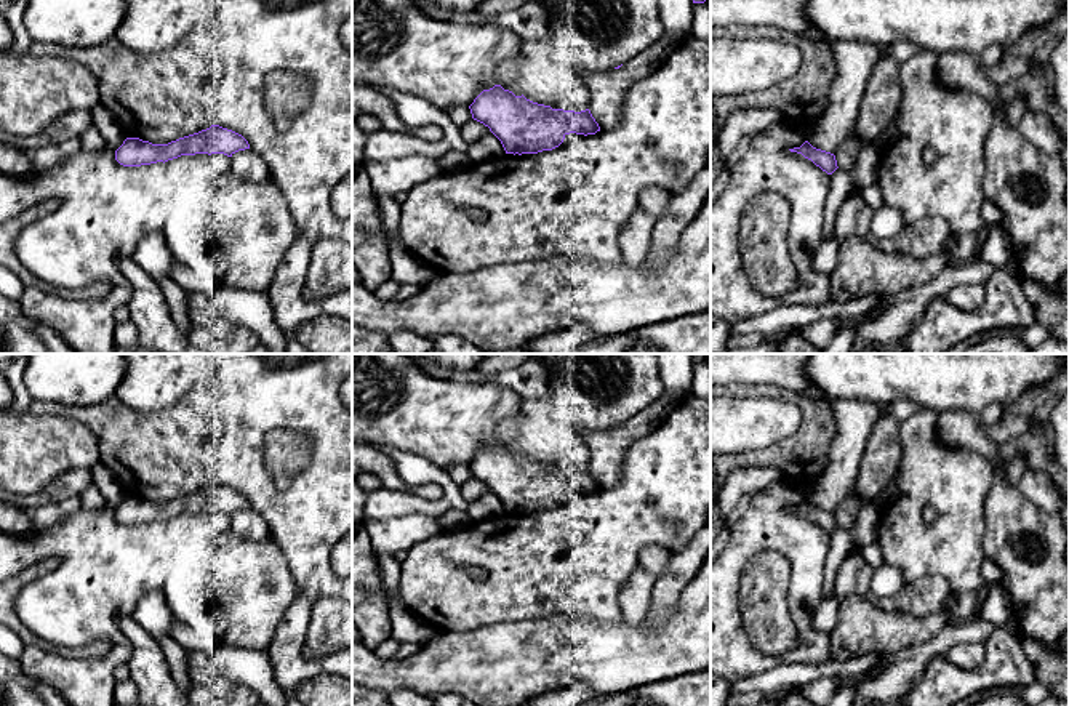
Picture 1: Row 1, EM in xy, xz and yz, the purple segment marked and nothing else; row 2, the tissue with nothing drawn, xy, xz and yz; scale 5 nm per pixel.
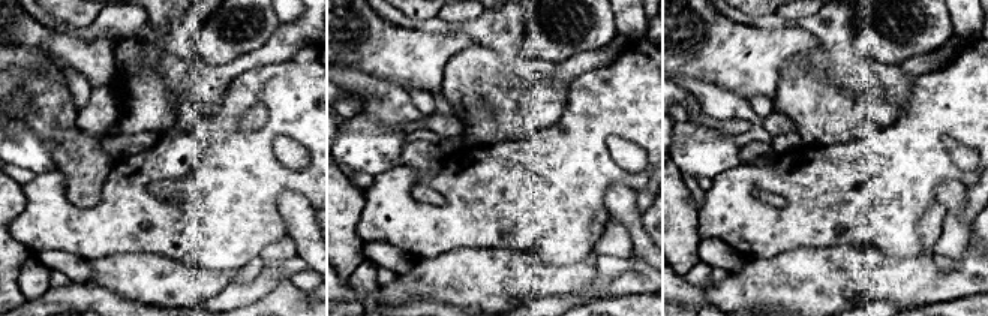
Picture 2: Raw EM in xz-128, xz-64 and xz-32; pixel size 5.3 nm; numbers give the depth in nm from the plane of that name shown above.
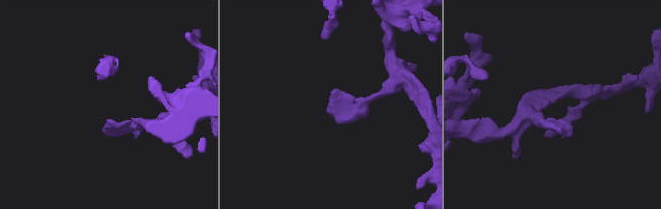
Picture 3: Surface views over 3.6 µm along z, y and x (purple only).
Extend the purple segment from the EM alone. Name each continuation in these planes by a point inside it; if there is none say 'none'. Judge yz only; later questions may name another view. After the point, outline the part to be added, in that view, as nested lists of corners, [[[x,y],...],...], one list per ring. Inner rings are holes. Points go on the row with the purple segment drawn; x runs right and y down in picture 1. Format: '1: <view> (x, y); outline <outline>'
none

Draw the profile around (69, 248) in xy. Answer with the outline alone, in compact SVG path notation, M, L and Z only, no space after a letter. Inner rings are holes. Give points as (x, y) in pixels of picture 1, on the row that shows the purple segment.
M83 194L61 200L61 207L54 213L27 226L16 242L19 261L35 277L51 285L77 290L99 280L109 283L110 291L99 299L22 309L29 319L59 331L77 354L114 354L114 311L126 306L133 293L131 283L118 269L118 261L133 258L139 245L138 240L123 240L120 232L122 229L117 229L114 235L104 232L96 195Z

